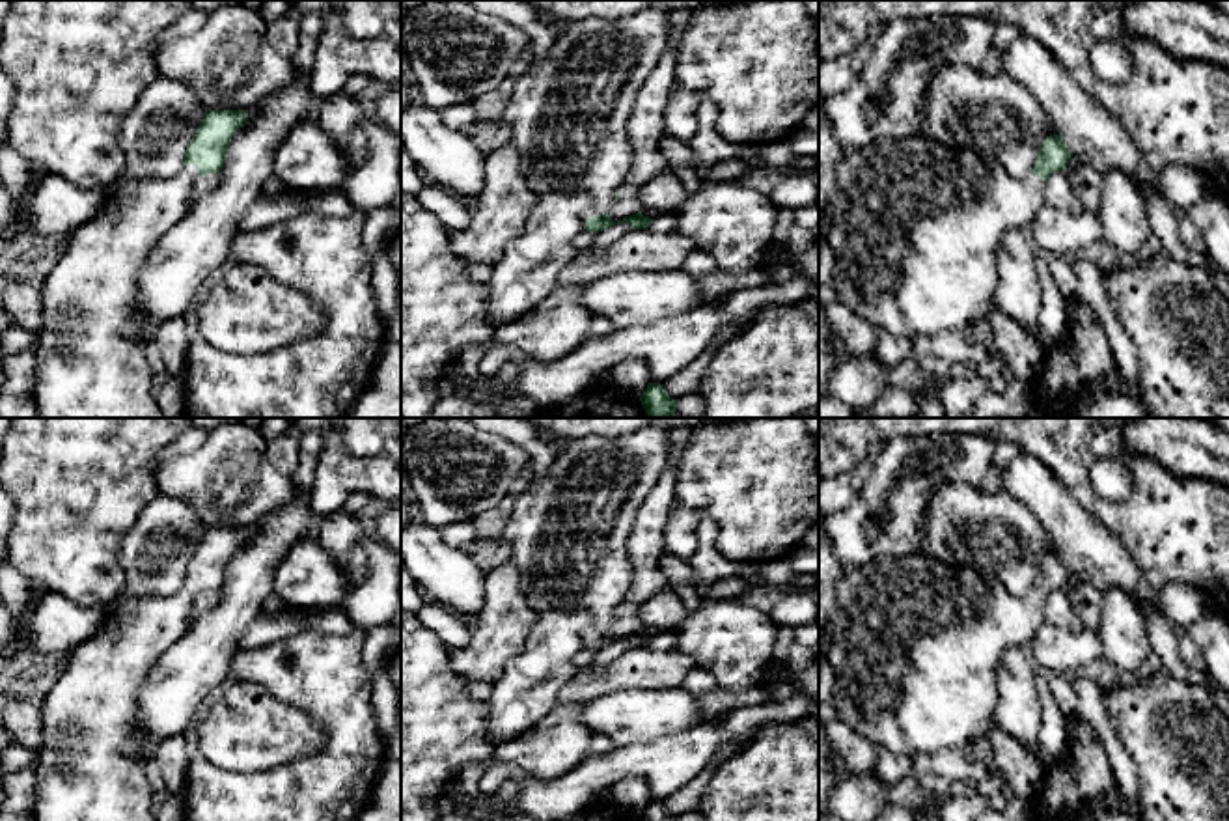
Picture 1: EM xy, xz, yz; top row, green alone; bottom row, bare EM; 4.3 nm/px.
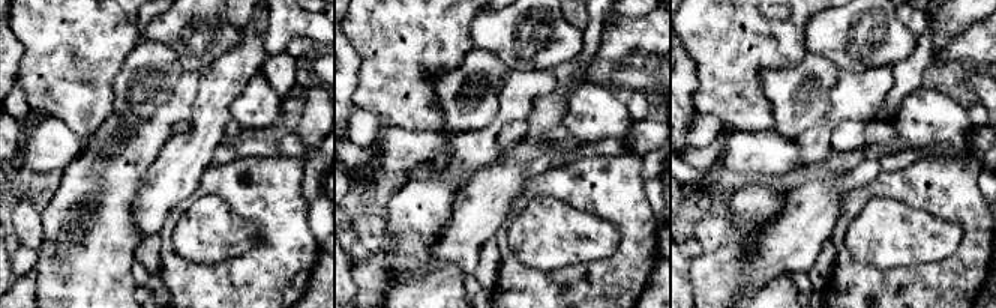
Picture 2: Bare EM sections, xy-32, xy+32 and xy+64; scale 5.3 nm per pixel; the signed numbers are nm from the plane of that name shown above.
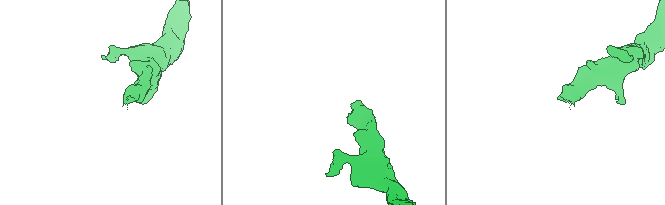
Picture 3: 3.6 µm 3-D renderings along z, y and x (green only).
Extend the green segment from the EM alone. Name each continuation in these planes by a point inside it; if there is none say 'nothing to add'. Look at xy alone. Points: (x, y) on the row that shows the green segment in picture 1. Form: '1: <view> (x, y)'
1: xy (86, 368)

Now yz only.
1: yz (916, 226)

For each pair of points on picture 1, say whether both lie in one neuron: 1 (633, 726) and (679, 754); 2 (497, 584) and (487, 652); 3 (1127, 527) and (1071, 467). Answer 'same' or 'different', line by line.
1: different
2: same
3: same

